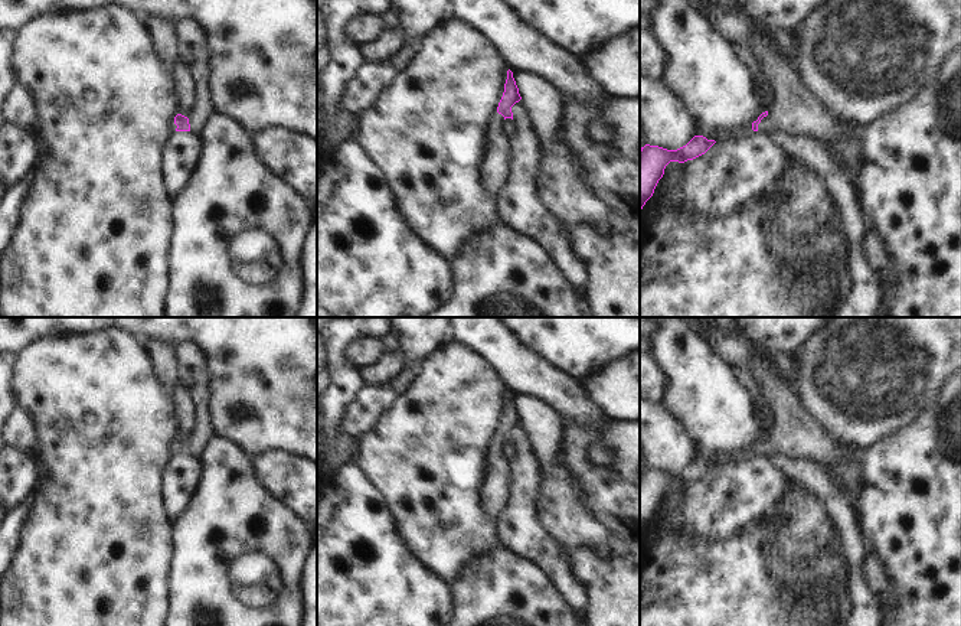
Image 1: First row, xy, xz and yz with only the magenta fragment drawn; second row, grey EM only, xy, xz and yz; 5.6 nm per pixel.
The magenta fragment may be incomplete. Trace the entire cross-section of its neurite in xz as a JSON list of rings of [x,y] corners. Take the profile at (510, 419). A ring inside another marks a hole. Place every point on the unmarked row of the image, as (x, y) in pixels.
[[[507,394],[504,415],[490,451],[490,477],[484,486],[484,501],[490,513],[499,516],[507,509],[513,489],[513,460],[504,456],[506,441],[513,443],[511,430],[522,423],[513,395]]]

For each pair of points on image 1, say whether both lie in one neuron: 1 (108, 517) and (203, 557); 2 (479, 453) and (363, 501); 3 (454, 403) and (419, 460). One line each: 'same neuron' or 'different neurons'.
1: different neurons
2: different neurons
3: same neuron

